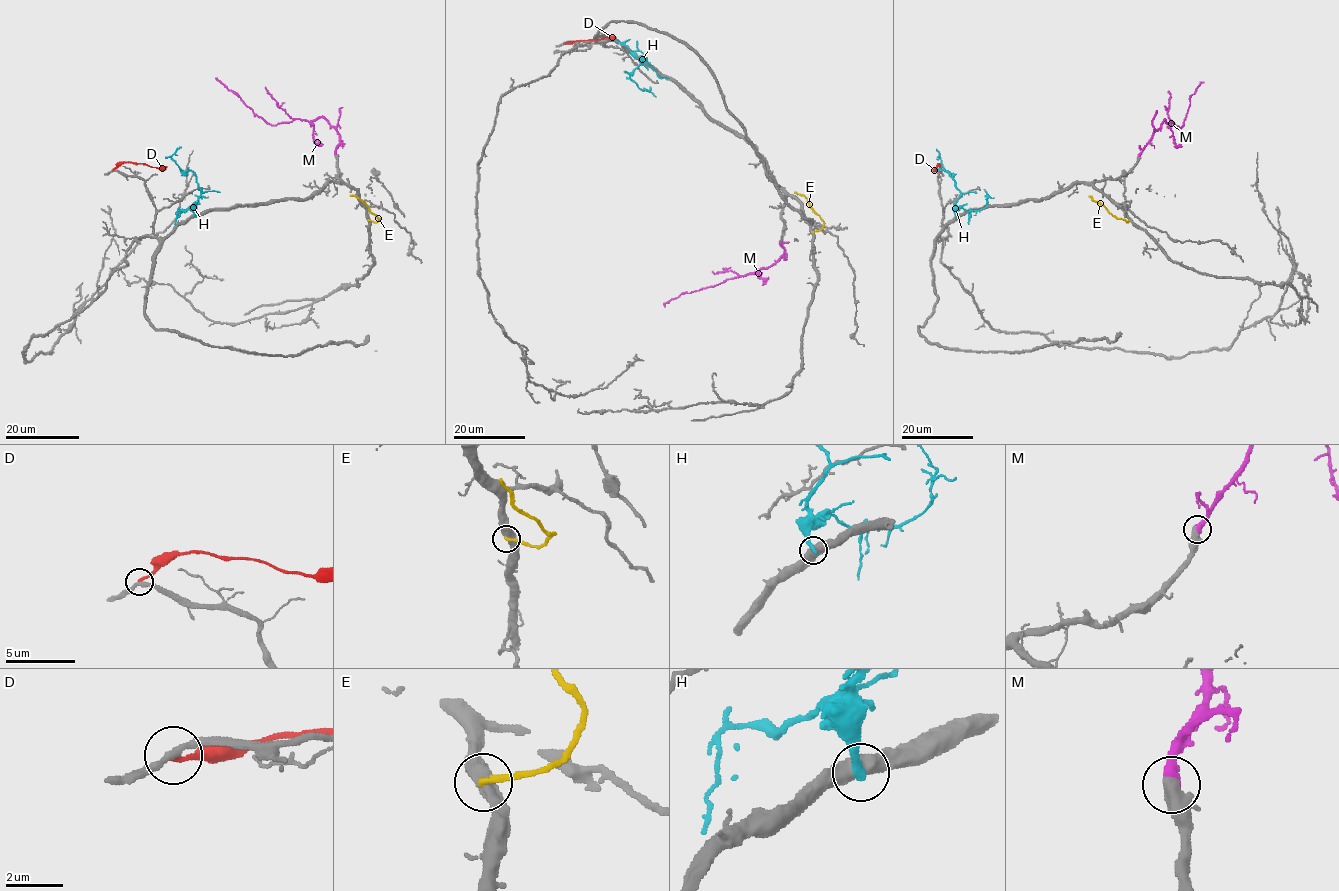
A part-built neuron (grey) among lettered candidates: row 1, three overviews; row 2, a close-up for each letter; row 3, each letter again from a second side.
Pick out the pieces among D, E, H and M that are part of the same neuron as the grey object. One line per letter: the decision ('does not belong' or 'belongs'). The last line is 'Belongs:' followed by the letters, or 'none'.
D: does not belong
E: does not belong
H: does not belong
M: belongs
Belongs: M

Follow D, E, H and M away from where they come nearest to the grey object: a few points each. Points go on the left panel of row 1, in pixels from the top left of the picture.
D: (113, 170), (127, 161), (157, 168), (166, 166)
E: (367, 220), (380, 219), (362, 200), (350, 195)
H: (195, 216), (195, 203), (200, 195), (195, 174), (183, 171), (171, 157), (181, 147)
M: (335, 153), (340, 135), (324, 118), (293, 119), (269, 125), (217, 77)

